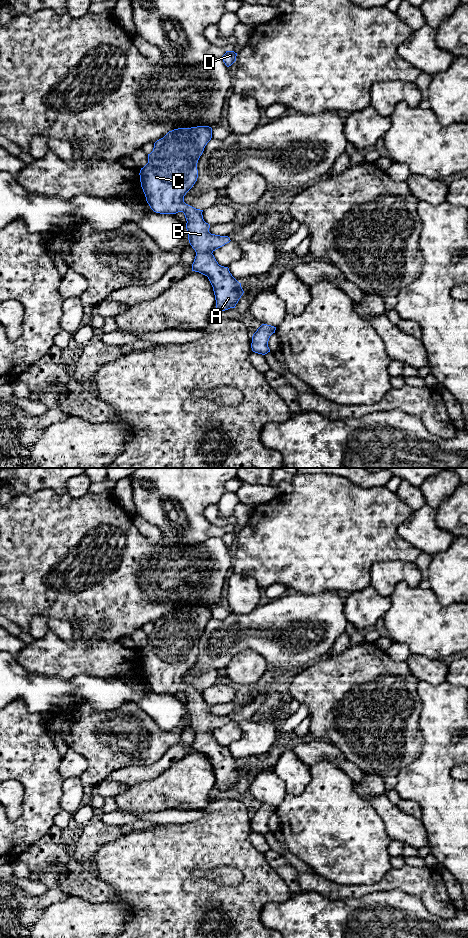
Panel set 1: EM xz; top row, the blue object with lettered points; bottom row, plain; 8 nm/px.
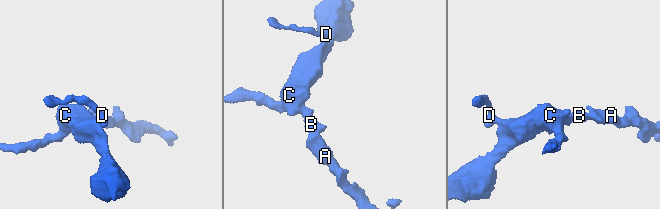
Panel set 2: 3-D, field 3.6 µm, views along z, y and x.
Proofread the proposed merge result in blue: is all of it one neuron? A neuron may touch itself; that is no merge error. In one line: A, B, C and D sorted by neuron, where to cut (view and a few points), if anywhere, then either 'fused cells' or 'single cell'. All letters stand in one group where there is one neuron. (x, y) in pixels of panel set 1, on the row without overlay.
A B C D; no cut; single cell

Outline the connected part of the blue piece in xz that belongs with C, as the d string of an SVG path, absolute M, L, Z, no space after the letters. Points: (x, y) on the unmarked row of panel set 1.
M197 606L169 611L154 623L148 643L140 650L140 662L150 688L160 694L183 692L188 720L196 732L192 751L208 757L218 792L235 788L244 771L228 747L218 744L212 734L229 723L228 716L209 712L203 690L184 682L184 676L198 658L197 643L212 618L212 608Z

